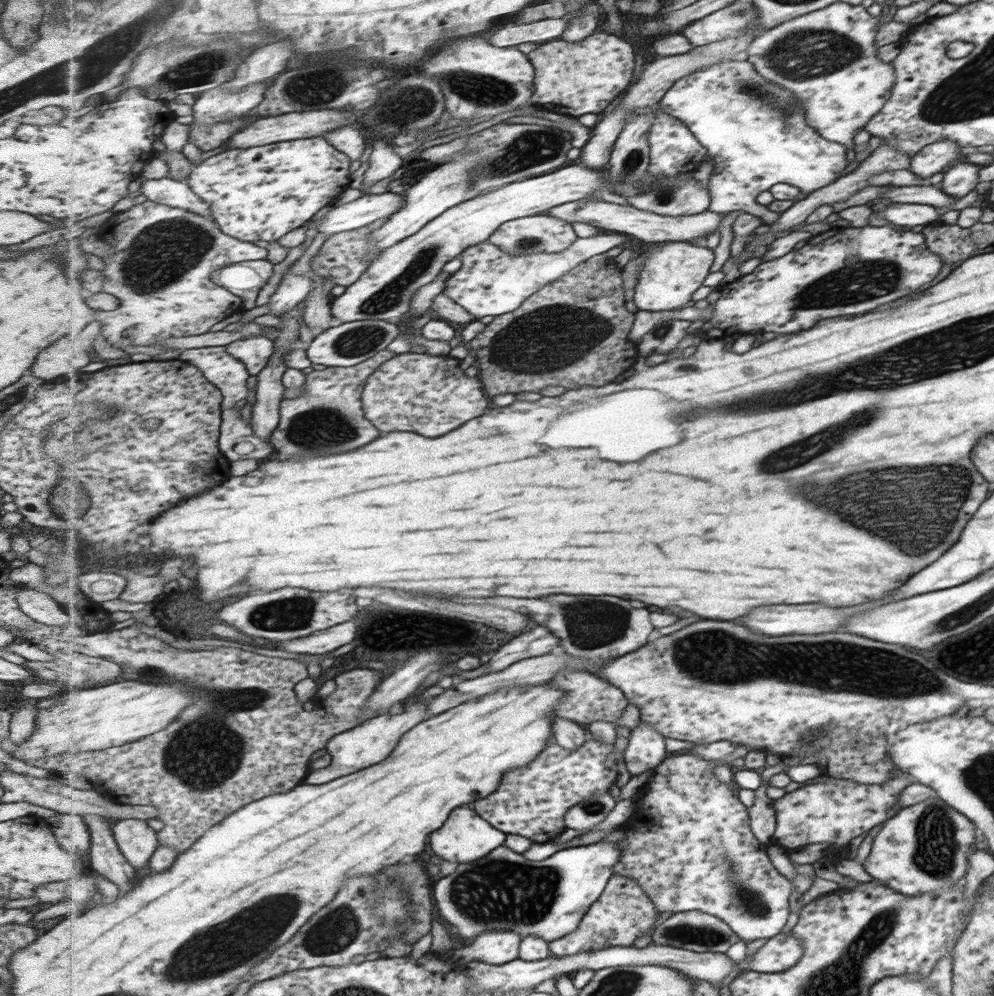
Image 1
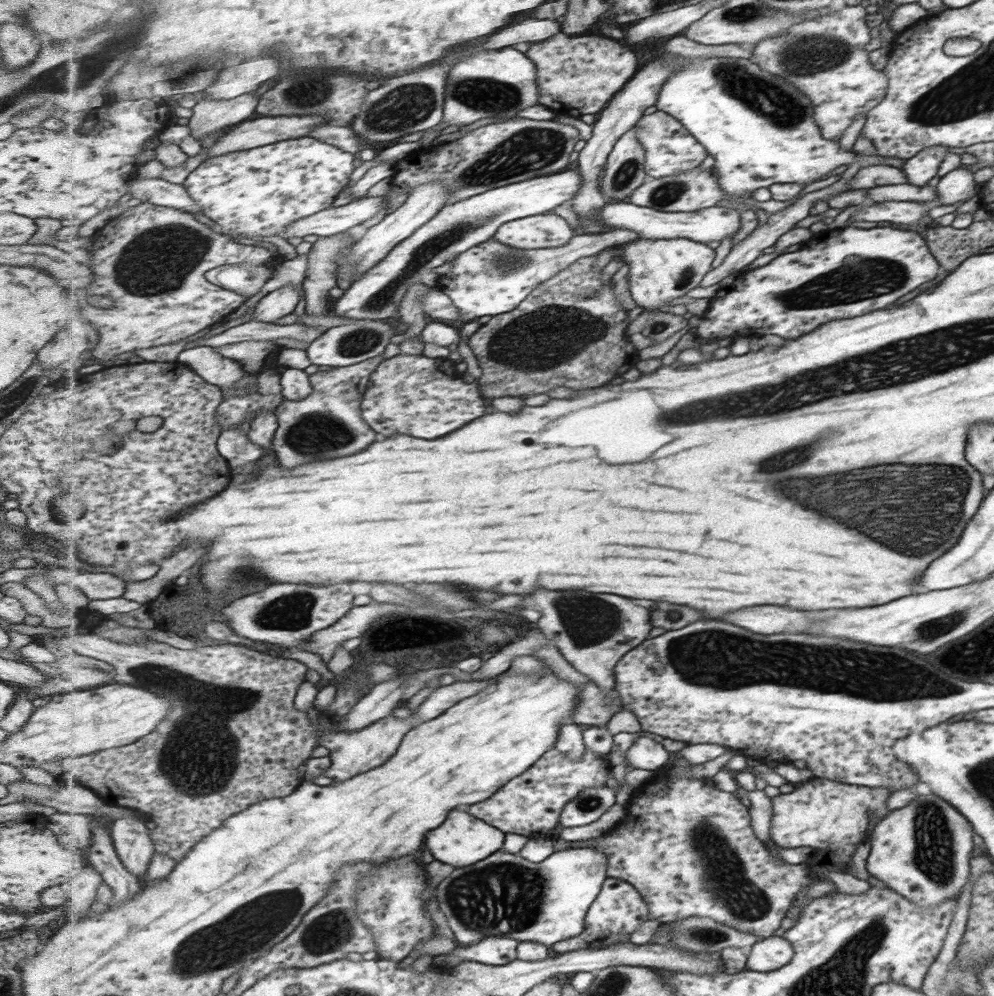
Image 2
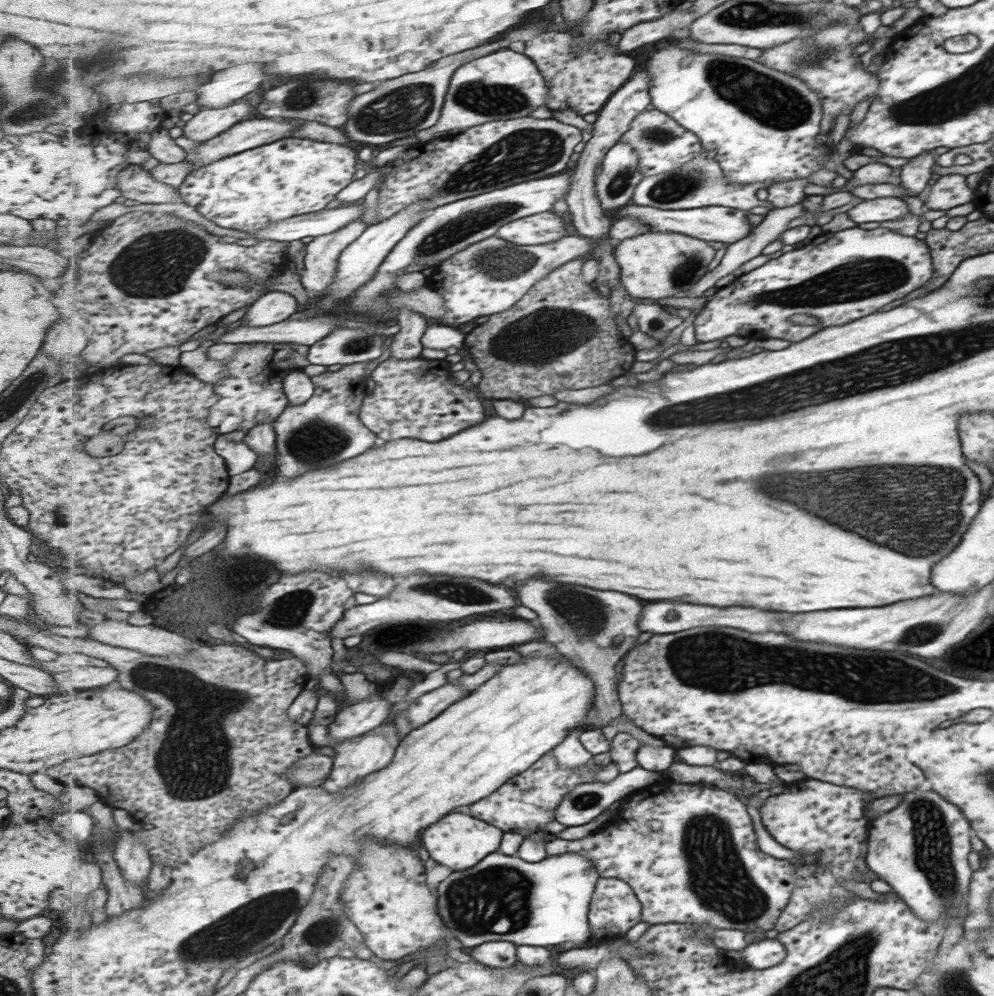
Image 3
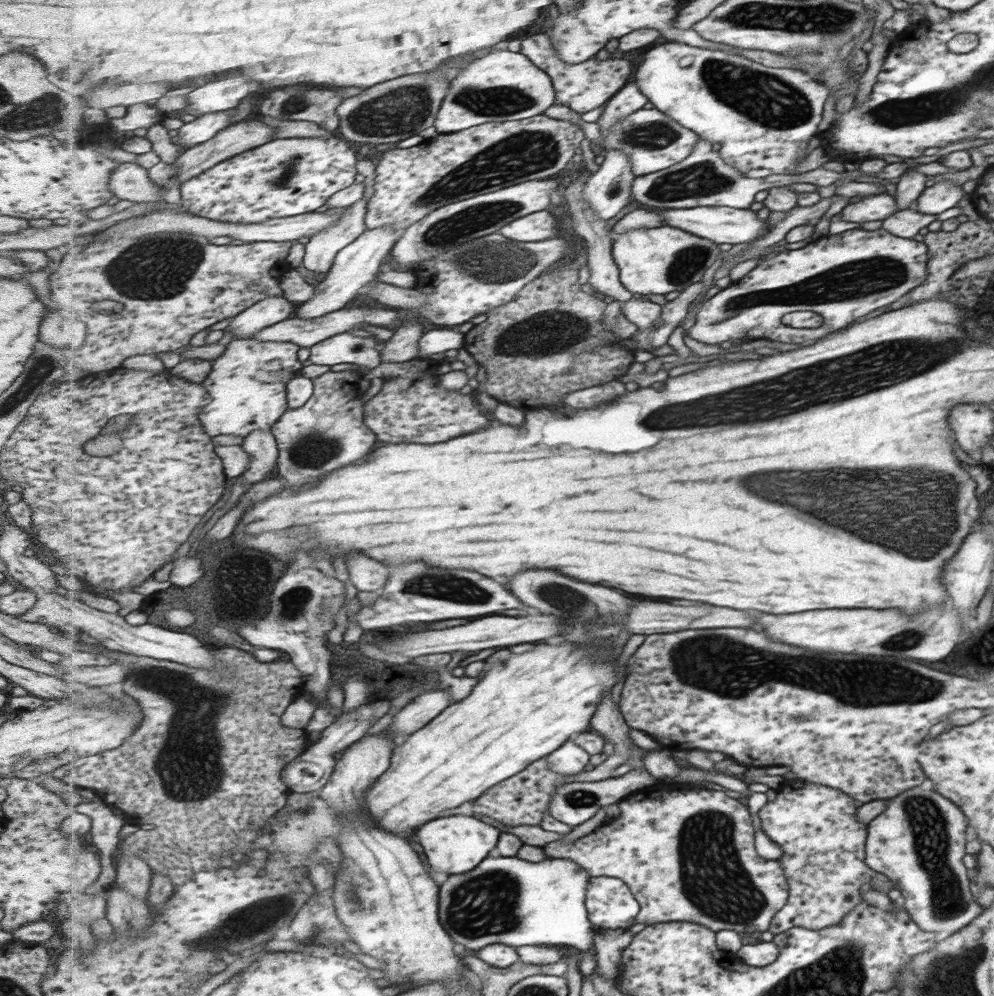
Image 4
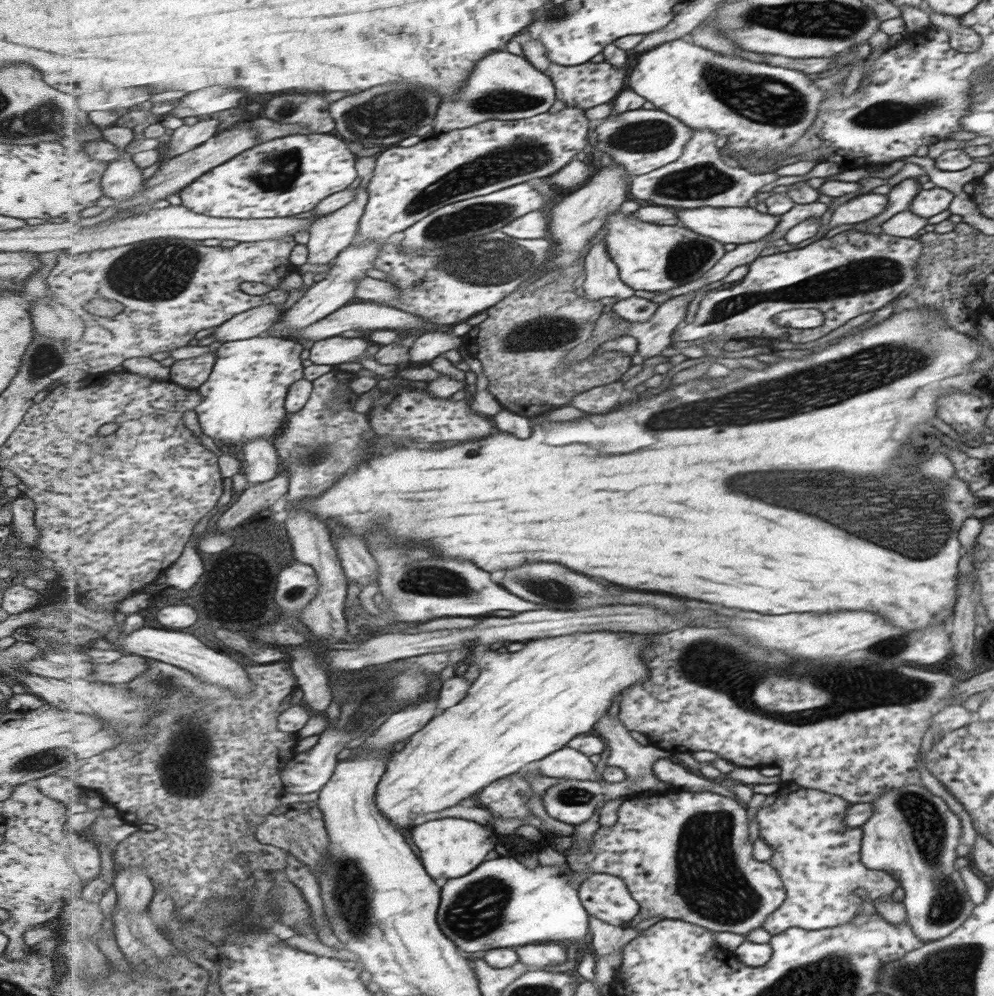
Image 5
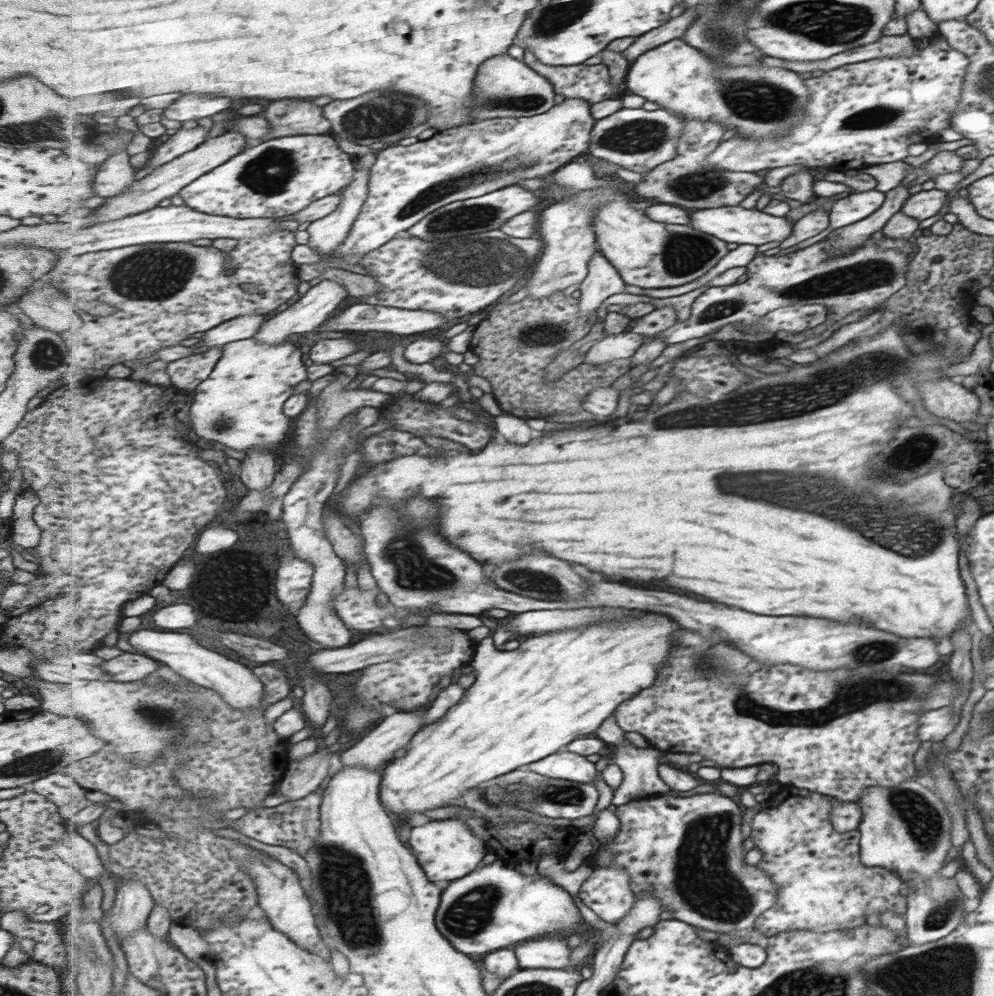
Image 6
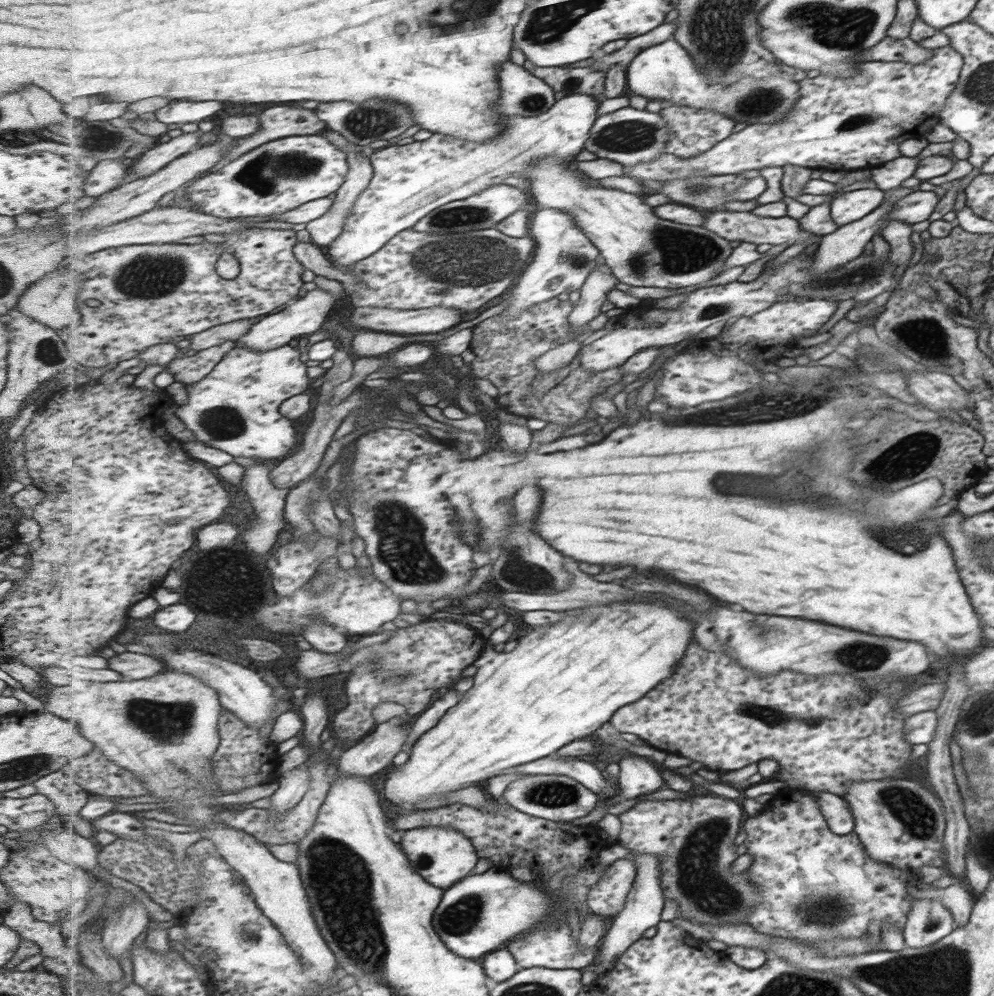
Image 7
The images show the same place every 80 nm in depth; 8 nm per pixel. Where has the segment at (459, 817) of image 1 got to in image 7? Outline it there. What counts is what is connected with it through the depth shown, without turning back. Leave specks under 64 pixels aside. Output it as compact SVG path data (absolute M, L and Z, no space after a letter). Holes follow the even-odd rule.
M427 826L427 828L417 828L417 830L409 830L407 836L404 836L403 850L407 850L407 856L411 858L411 862L415 862L415 866L419 866L419 874L423 874L427 878L427 882L431 882L433 886L439 886L443 890L451 888L455 882L463 880L465 876L471 876L469 872L477 866L479 862L479 854L475 850L475 846L471 844L471 840L453 828L435 828L435 826Z

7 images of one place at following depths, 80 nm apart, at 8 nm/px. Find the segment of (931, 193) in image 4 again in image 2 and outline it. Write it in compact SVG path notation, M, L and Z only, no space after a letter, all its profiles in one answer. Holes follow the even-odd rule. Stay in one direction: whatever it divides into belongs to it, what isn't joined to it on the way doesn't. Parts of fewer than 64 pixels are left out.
M955 164L955 170L951 170L943 175L934 190L937 194L935 206L951 206L957 202L965 202L975 195L975 183L972 173Z

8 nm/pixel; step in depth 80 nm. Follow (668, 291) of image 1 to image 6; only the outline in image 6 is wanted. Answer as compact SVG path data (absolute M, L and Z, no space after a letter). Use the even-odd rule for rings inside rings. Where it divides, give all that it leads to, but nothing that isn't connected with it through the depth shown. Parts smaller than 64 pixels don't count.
M627 193L597 207L593 227L599 250L613 263L626 284L640 288L673 288L705 277L730 254L727 242L691 226L655 222L645 210L635 210Z

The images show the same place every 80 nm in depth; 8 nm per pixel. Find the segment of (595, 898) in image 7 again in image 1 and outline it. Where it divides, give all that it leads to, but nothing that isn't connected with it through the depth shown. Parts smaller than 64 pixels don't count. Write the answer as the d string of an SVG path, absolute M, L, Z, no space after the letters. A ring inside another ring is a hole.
M615 873L611 880L608 882L606 889L600 896L600 899L591 906L589 912L583 917L579 928L574 933L560 938L559 940L550 942L551 952L554 956L573 956L580 953L601 951L610 947L616 946L633 946L635 940L639 940L644 934L649 934L657 924L661 916L658 908L655 906L654 900L646 893L639 881L627 875L620 875Z

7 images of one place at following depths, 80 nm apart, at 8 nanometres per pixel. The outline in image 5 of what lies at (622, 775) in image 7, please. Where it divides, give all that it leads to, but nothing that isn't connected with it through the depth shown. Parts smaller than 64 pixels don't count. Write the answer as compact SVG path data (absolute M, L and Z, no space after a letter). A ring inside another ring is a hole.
M605 713L594 728L596 729L596 733L600 734L607 741L611 749L604 766L601 769L595 767L595 772L593 772L593 776L590 778L591 781L595 780L597 773L602 774L604 767L615 766L621 768L625 772L626 778L632 780L632 786L630 786L630 795L624 795L622 798L619 798L618 801L620 803L628 800L631 795L635 796L637 793L665 792L665 790L671 788L669 783L662 781L654 773L653 764L659 759L667 758L667 756L671 756L672 758L674 751L662 749L652 744L645 746L639 744L639 742L631 736L631 732L629 732L626 724L619 718L619 715L611 716L611 714Z

